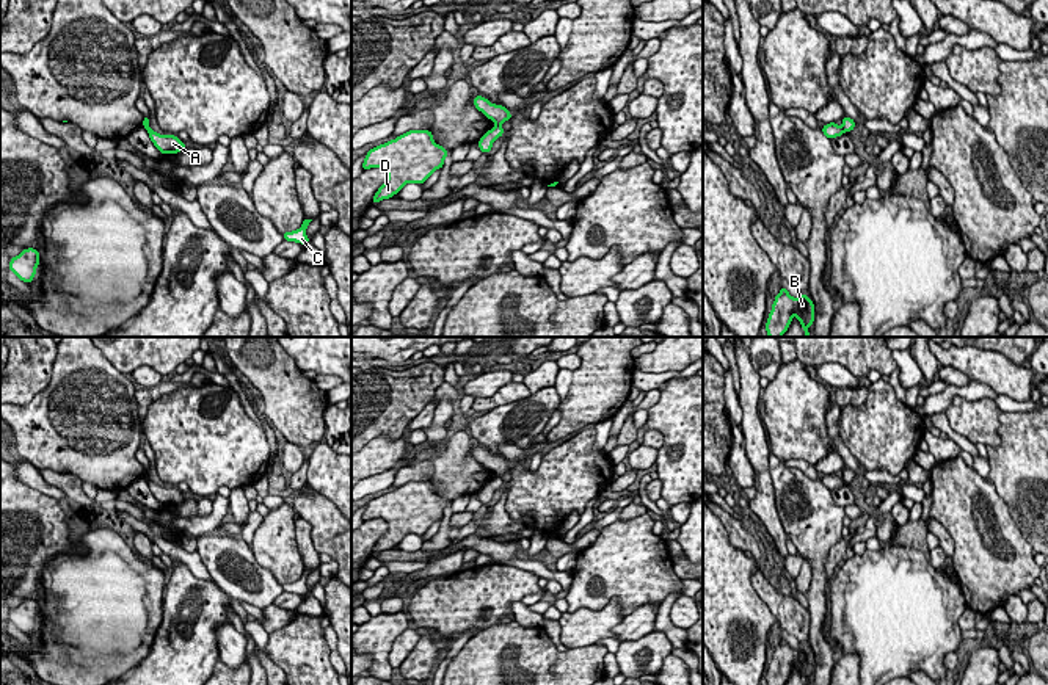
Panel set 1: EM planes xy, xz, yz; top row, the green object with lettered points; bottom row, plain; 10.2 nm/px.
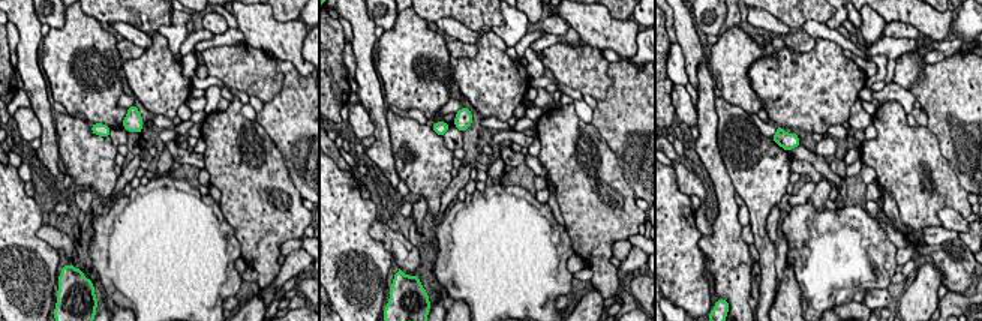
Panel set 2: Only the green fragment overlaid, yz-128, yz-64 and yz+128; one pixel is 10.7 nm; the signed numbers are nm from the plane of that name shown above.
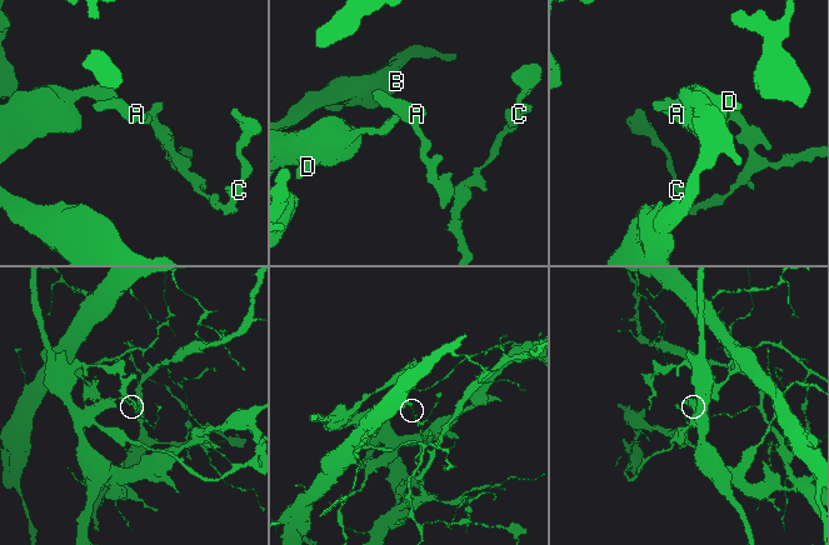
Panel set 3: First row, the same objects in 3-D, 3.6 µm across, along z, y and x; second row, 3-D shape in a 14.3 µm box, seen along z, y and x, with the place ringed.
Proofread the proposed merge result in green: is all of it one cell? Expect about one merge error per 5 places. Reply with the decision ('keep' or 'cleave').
cleave

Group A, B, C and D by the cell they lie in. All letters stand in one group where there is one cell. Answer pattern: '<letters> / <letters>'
A C / B D

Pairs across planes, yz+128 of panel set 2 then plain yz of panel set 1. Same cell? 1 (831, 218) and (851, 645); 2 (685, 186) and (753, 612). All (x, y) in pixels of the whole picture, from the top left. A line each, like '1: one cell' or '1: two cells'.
1: one cell
2: two cells

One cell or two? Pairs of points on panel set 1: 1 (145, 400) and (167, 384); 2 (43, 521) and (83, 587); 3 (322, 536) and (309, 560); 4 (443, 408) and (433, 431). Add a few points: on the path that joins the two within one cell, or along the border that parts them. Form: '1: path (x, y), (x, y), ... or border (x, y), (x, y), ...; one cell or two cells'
1: path (149, 395), (162, 389); one cell
2: border (77, 543), (85, 550); two cells
3: border (300, 516), (309, 524), (311, 543), (319, 554); two cells
4: path (441, 414), (438, 425); one cell

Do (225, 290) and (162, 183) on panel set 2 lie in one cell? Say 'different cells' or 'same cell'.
same cell

